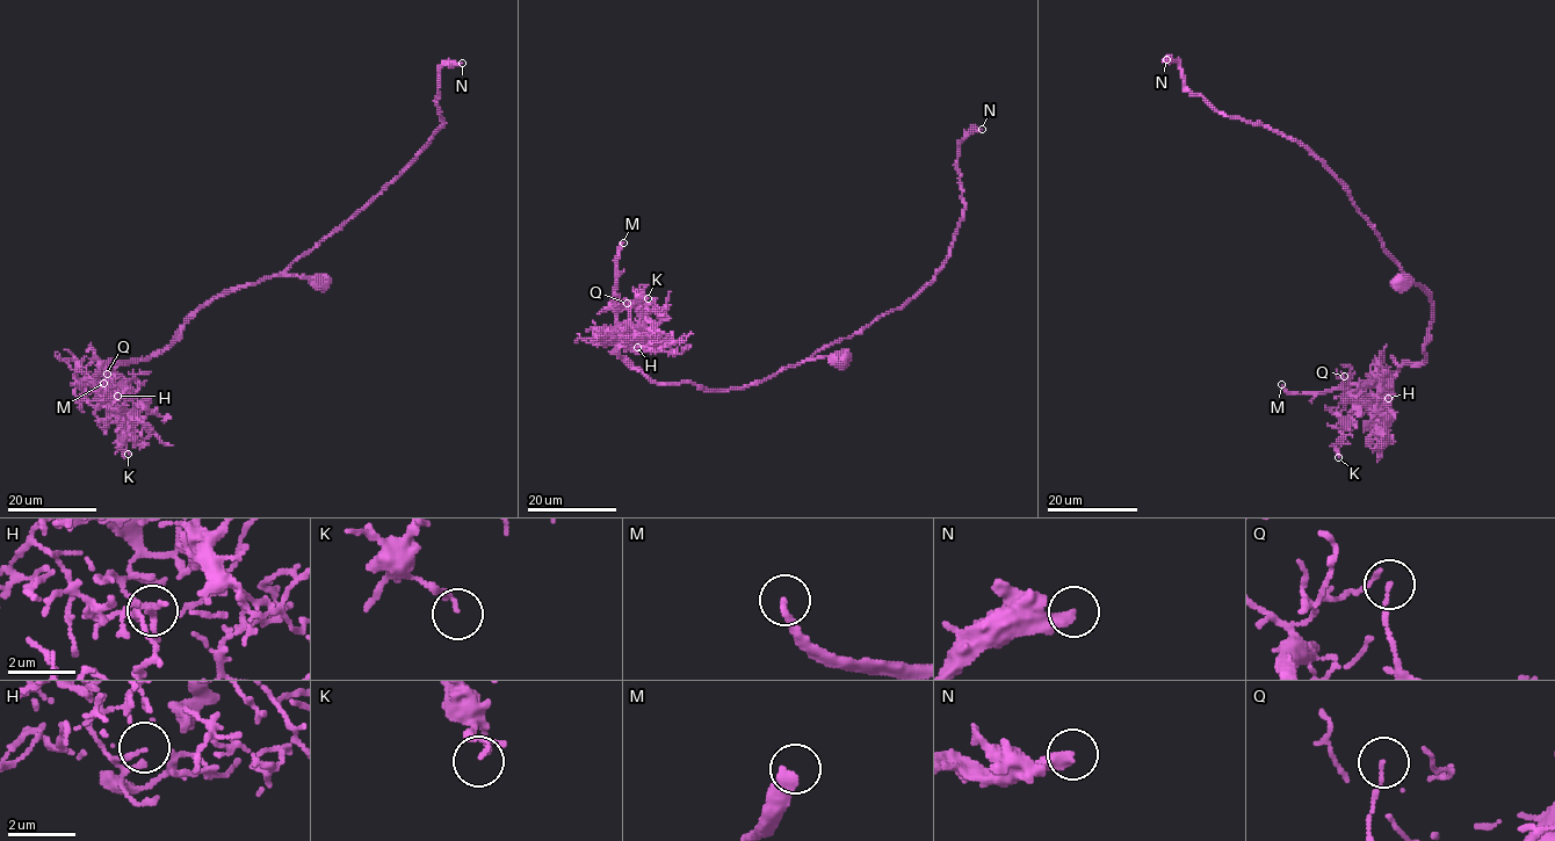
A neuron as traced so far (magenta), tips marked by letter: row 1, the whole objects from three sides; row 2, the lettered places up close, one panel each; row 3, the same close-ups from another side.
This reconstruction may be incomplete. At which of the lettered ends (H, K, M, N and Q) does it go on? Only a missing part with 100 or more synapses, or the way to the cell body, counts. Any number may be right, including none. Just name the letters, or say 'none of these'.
M, N

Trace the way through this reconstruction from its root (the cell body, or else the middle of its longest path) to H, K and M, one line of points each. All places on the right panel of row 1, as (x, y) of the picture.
H: (1400, 282), (1405, 275), (1430, 295), (1432, 325), (1424, 361), (1366, 384), (1384, 386), (1388, 398)
K: (1400, 282), (1405, 275), (1430, 295), (1425, 360), (1365, 386), (1368, 411), (1345, 420), (1338, 457)
M: (1400, 282), (1405, 275), (1430, 295), (1424, 361), (1404, 363), (1393, 376), (1318, 392), (1289, 393), (1281, 384)

